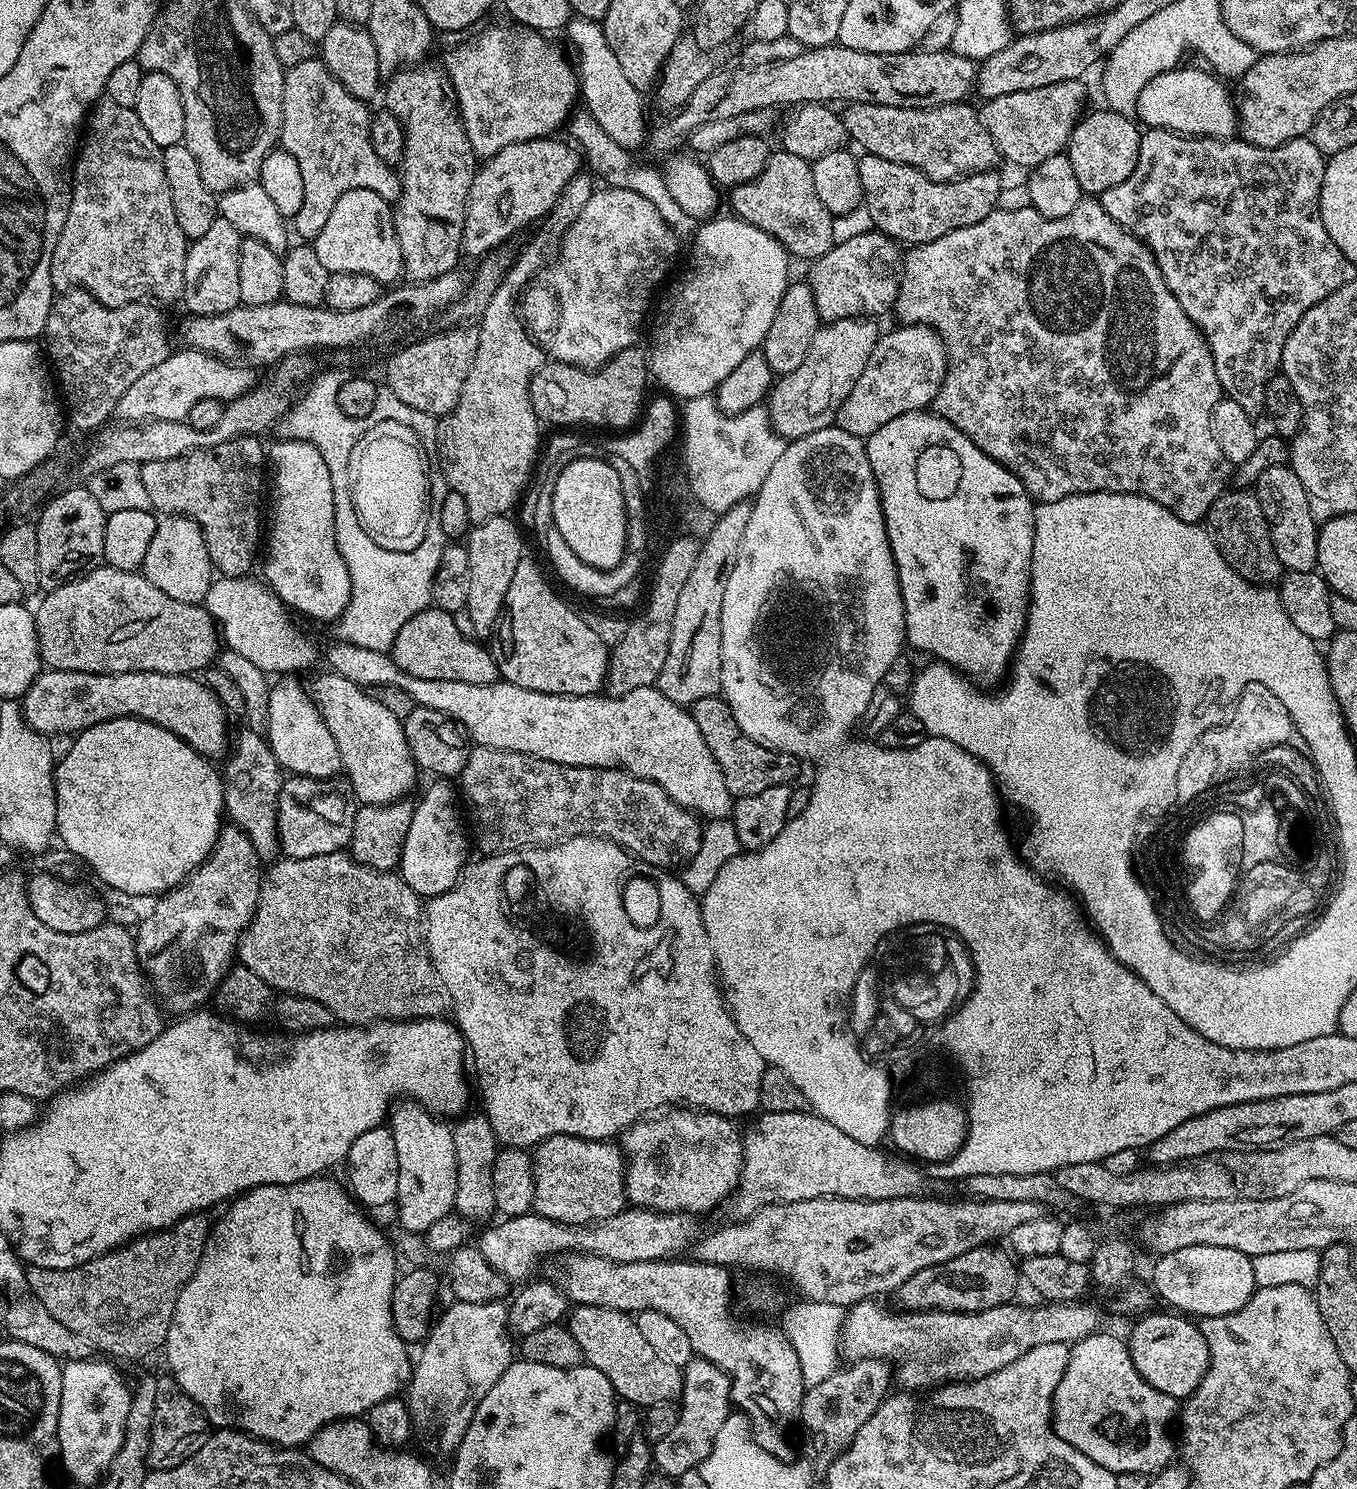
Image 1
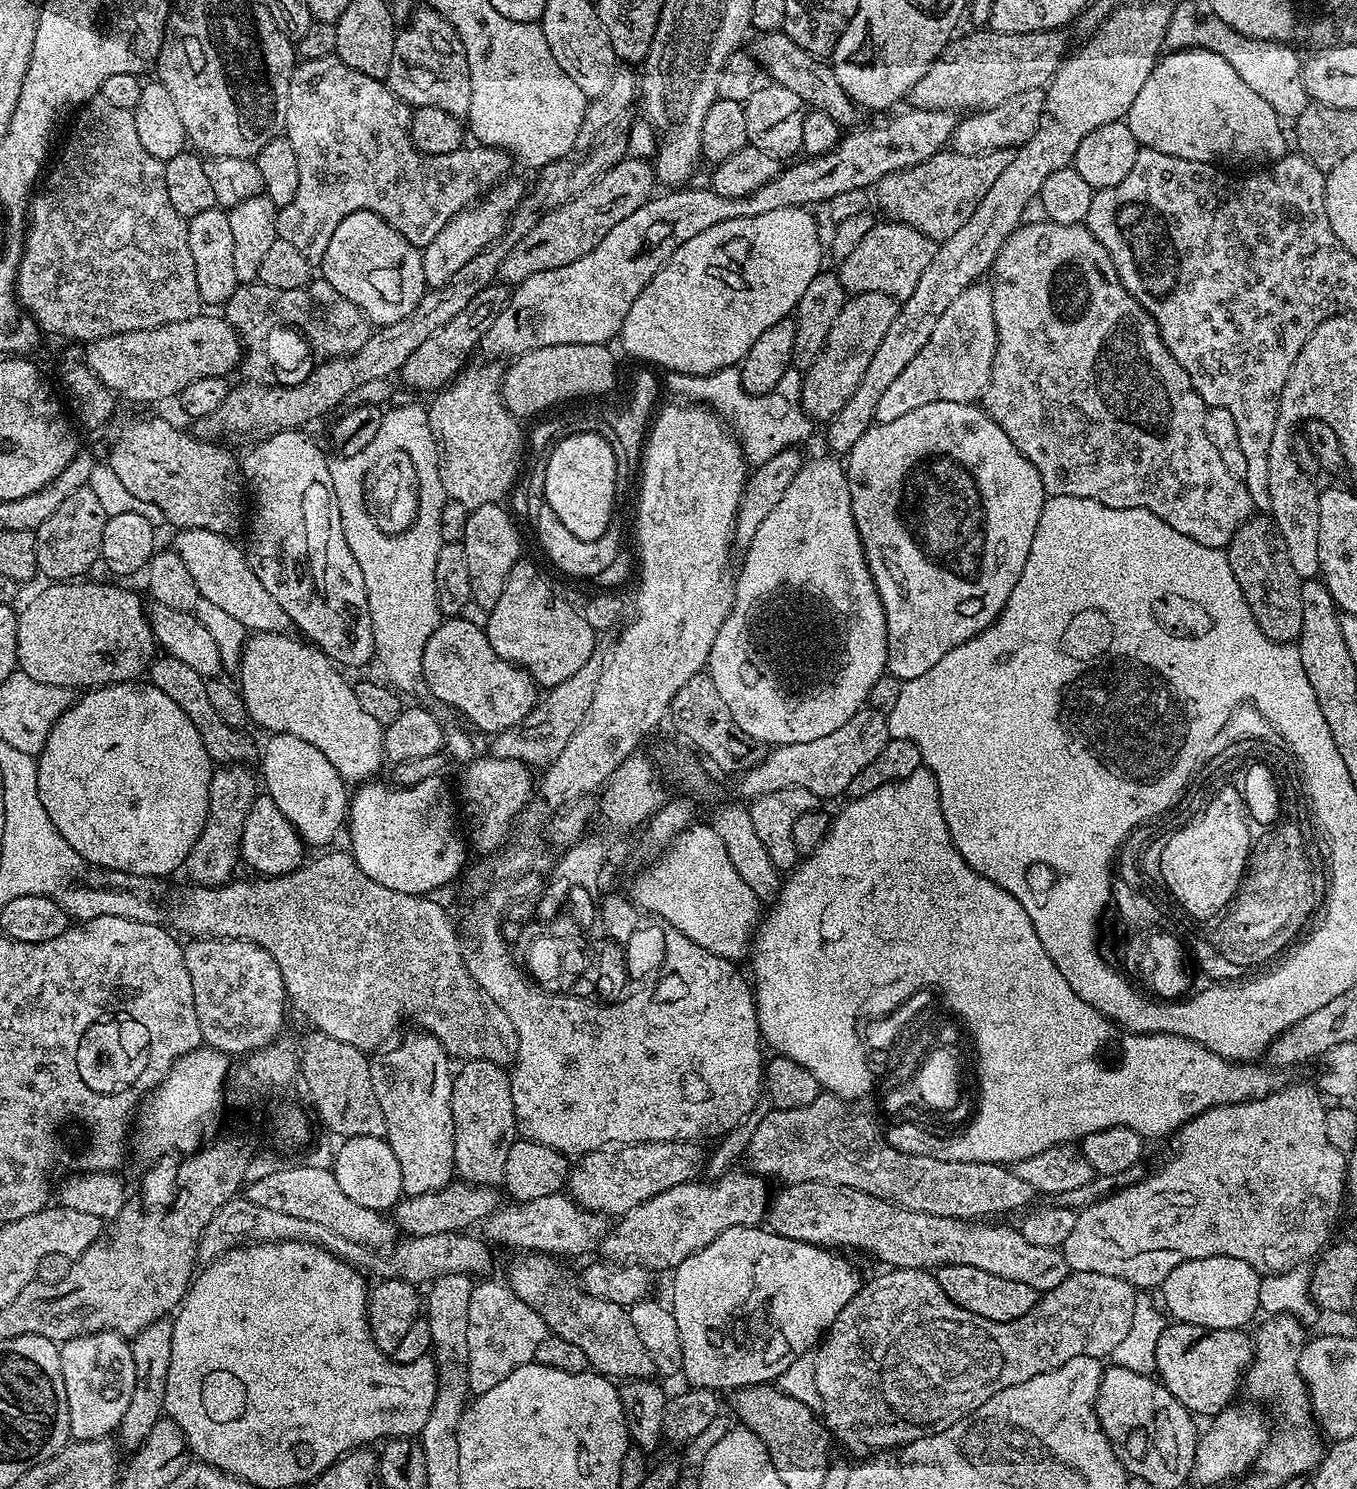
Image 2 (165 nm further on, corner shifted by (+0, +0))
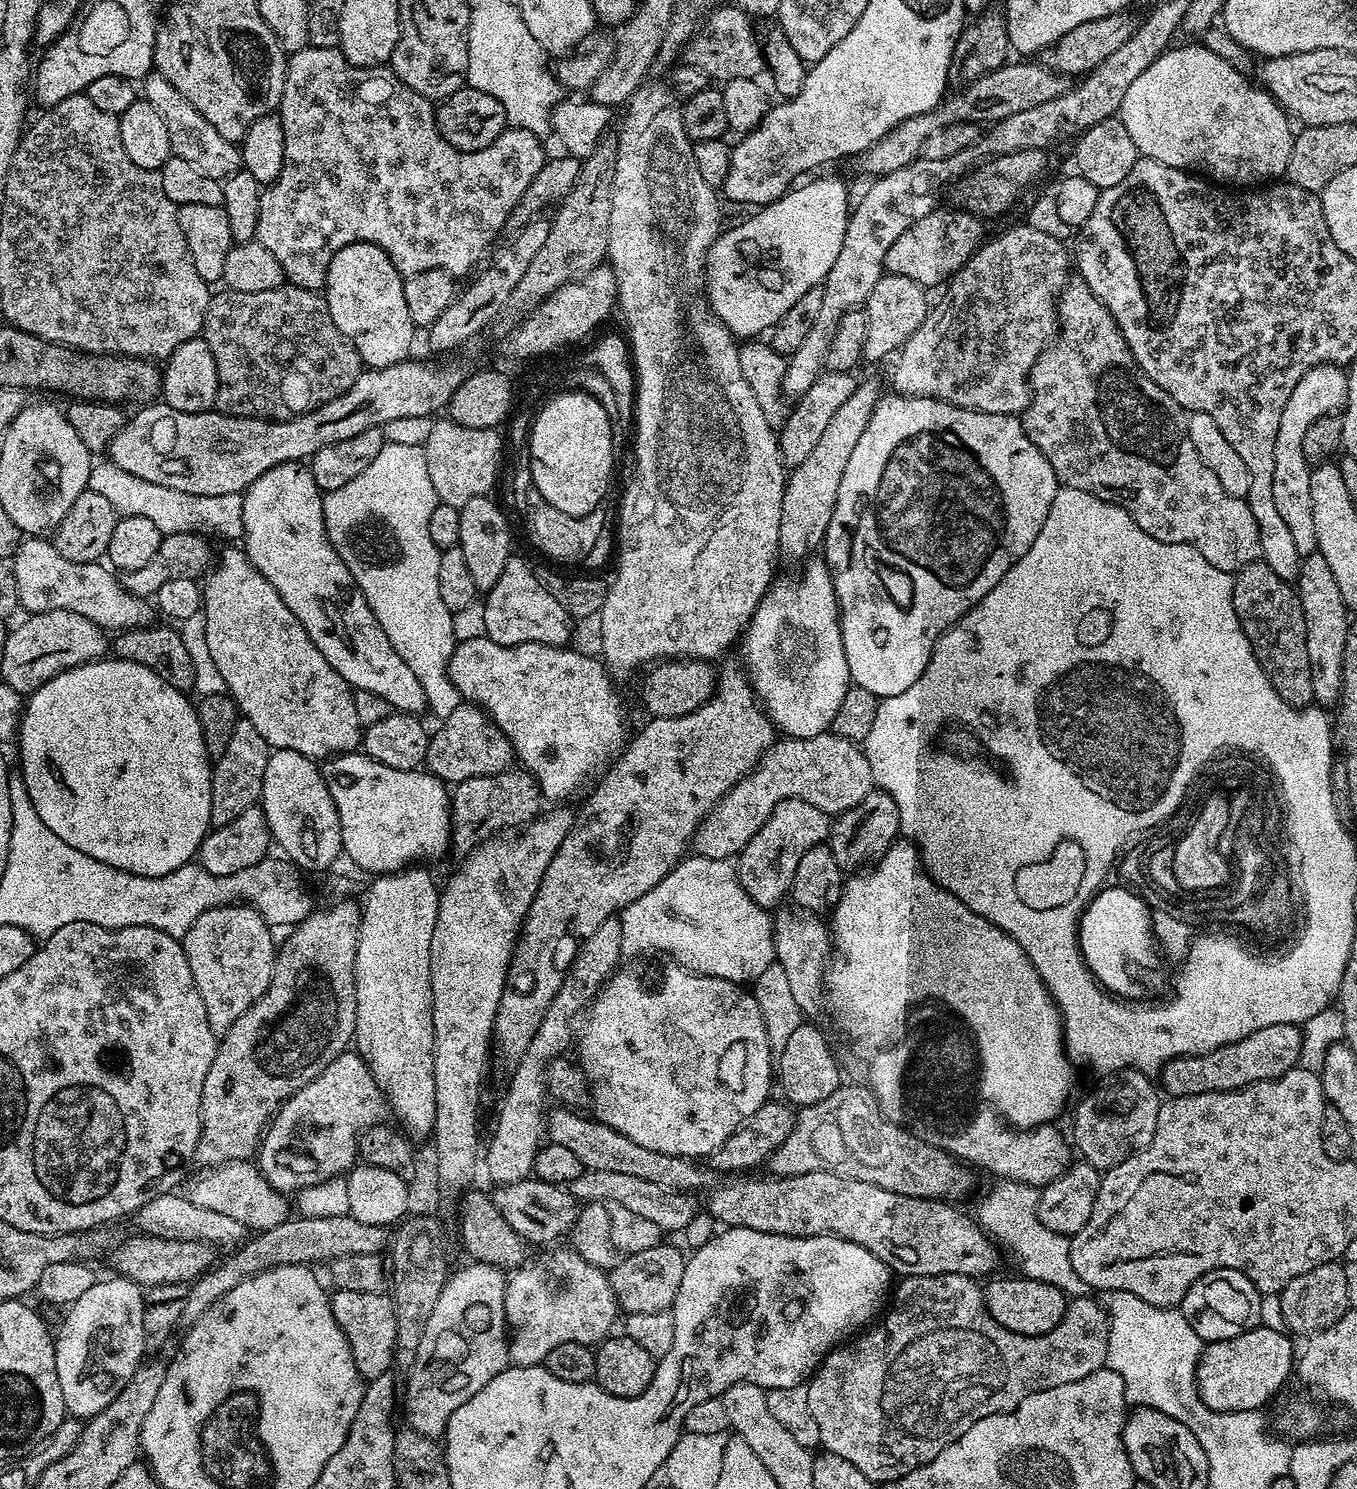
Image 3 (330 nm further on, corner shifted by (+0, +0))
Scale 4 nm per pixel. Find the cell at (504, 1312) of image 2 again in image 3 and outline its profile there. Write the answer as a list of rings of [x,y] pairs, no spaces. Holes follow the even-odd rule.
[[[553,1247],[541,1260],[525,1262],[519,1268],[511,1269],[506,1276],[506,1322],[508,1323],[508,1358],[517,1368],[534,1368],[543,1365],[546,1354],[562,1342],[578,1342],[589,1346],[599,1345],[607,1340],[611,1329],[618,1324],[618,1305],[614,1290],[608,1281],[608,1272],[595,1268],[571,1247]]]

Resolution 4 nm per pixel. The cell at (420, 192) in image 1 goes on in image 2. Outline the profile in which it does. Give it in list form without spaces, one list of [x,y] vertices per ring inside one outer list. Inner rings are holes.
[[[420,6],[408,17],[396,34],[386,83],[388,89],[409,106],[438,106],[438,110],[446,110],[446,114],[467,117],[470,110],[470,66],[466,62],[462,38],[458,38],[454,26],[450,26],[450,22],[442,18],[442,14],[438,14],[433,8]]]

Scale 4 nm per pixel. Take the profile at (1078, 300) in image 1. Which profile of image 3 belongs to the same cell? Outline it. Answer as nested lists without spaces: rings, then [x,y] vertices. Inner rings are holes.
[[[1072,278],[1065,284],[1064,291],[1057,299],[1056,315],[1058,335],[1034,362],[1032,373],[1028,376],[1028,386],[1032,389],[1032,403],[1024,409],[1022,423],[1030,442],[1034,442],[1034,446],[1038,446],[1038,450],[1042,450],[1042,454],[1050,462],[1057,481],[1065,488],[1086,490],[1086,494],[1094,494],[1106,502],[1126,509],[1134,518],[1134,522],[1138,522],[1138,526],[1142,526],[1146,534],[1150,534],[1150,538],[1158,538],[1158,542],[1167,544],[1188,544],[1198,554],[1202,554],[1202,558],[1206,558],[1206,562],[1210,562],[1212,568],[1235,574],[1241,572],[1247,564],[1257,563],[1260,560],[1258,522],[1254,522],[1254,514],[1250,514],[1247,499],[1243,496],[1226,494],[1214,470],[1210,470],[1210,466],[1206,466],[1206,462],[1198,458],[1198,450],[1194,450],[1194,442],[1190,442],[1188,413],[1182,406],[1178,406],[1178,402],[1174,402],[1174,398],[1170,398],[1170,394],[1166,394],[1166,390],[1162,390],[1162,386],[1158,386],[1158,382],[1151,380],[1138,366],[1130,346],[1126,346],[1126,338],[1122,336],[1118,322],[1114,322],[1107,306],[1093,294],[1084,280]]]

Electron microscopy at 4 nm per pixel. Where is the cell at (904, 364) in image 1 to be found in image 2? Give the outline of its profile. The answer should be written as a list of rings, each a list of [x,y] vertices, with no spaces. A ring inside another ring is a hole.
[[[977,282],[950,302],[942,318],[938,318],[938,326],[934,326],[934,334],[930,334],[926,346],[914,354],[902,374],[898,374],[882,398],[878,398],[875,423],[894,422],[894,418],[902,418],[902,414],[910,414],[910,410],[918,410],[918,406],[930,406],[930,402],[979,401],[988,386],[995,353],[992,290],[987,283]]]

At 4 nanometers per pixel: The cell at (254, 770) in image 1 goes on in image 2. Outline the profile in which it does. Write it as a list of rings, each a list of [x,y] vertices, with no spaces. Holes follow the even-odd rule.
[[[164,654],[153,660],[152,667],[148,669],[146,676],[158,690],[165,692],[187,714],[190,722],[194,722],[202,738],[202,746],[206,746],[212,761],[252,762],[255,756],[257,759],[258,744],[256,748],[255,742],[247,736],[247,731],[227,725],[222,720],[221,715],[214,710],[206,696],[207,679],[200,676],[198,670],[186,666],[186,662],[178,662],[178,658]]]

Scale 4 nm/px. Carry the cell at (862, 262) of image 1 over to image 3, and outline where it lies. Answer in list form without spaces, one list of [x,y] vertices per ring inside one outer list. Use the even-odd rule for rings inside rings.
[[[937,207],[936,211],[926,214],[926,218],[918,218],[906,234],[890,246],[884,262],[885,273],[894,276],[905,276],[914,282],[923,284],[925,289],[932,290],[935,284],[943,285],[955,276],[956,271],[970,259],[981,244],[985,243],[985,221],[973,214],[965,212],[963,207]]]

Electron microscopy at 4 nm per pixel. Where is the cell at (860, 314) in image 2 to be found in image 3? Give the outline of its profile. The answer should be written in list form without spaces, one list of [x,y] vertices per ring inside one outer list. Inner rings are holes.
[[[885,274],[881,276],[878,286],[870,290],[870,298],[863,304],[862,310],[866,314],[866,342],[864,343],[863,359],[880,360],[883,356],[891,357],[899,353],[903,344],[922,326],[928,316],[930,307],[929,293],[923,284],[914,282],[905,276]]]

